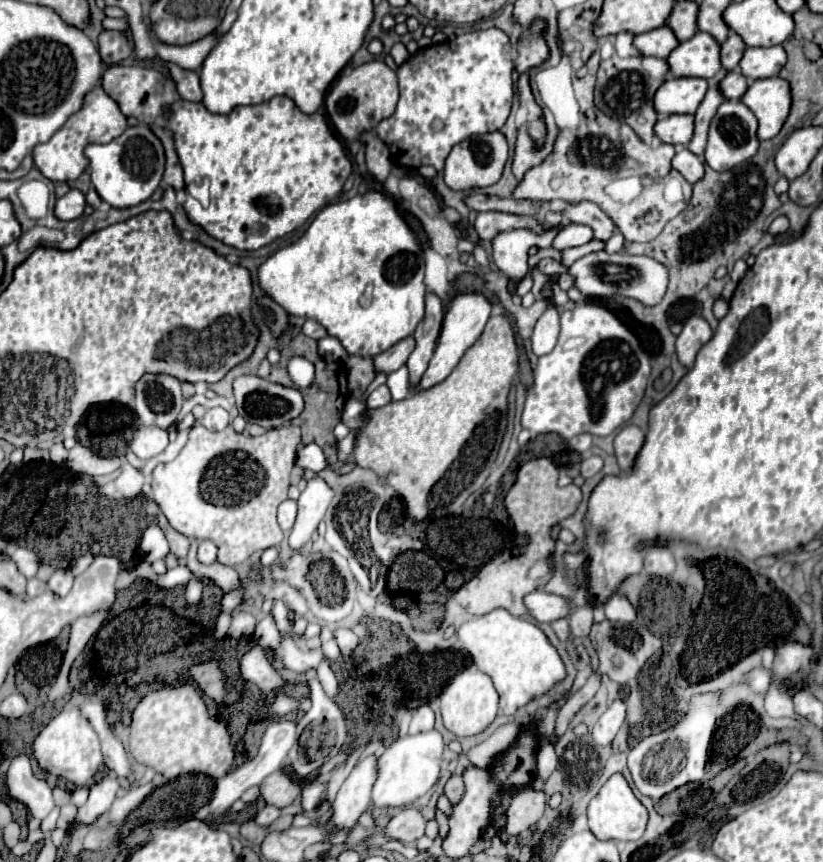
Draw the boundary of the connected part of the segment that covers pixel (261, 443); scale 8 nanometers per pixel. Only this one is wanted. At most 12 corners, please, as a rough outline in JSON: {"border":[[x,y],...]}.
{"border":[[193,427],[151,481],[229,567],[283,541],[301,431]]}

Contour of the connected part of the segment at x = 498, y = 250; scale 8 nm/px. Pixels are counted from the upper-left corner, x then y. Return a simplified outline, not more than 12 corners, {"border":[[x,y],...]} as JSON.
{"border":[[503,231],[491,241],[493,261],[511,281],[529,269],[529,249],[545,235]]}

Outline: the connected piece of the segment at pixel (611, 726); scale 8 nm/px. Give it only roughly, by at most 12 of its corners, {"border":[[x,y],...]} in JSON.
{"border":[[617,699],[595,723],[593,743],[611,745],[625,719],[625,703]]}

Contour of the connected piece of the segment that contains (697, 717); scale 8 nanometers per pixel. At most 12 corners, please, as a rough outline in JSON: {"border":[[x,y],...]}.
{"border":[[721,693],[691,697],[673,727],[645,737],[627,763],[659,801],[705,779]]}

